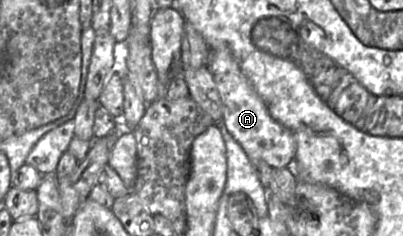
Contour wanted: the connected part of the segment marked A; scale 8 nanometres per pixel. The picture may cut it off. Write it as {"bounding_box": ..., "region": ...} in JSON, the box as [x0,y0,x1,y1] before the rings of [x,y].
{"bounding_box":[208,50,296,168],"region":[[[210,50],[208,67],[221,97],[226,128],[243,148],[250,161],[263,160],[271,168],[291,167],[296,152],[293,133],[272,118],[266,104],[257,94],[230,50]]]}

